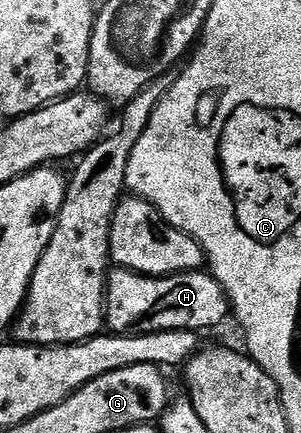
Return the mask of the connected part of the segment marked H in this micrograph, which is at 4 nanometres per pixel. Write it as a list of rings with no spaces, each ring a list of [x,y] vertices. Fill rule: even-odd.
[[[115,268],[106,279],[106,320],[110,333],[159,333],[173,329],[214,329],[231,316],[224,287],[209,272],[149,277]]]

